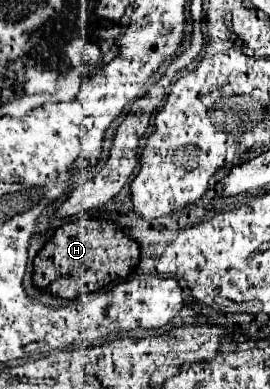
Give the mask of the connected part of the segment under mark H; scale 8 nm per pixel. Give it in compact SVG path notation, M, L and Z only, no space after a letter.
M72 220L60 226L34 258L34 284L60 298L78 298L114 280L126 278L140 262L140 246L112 220Z

